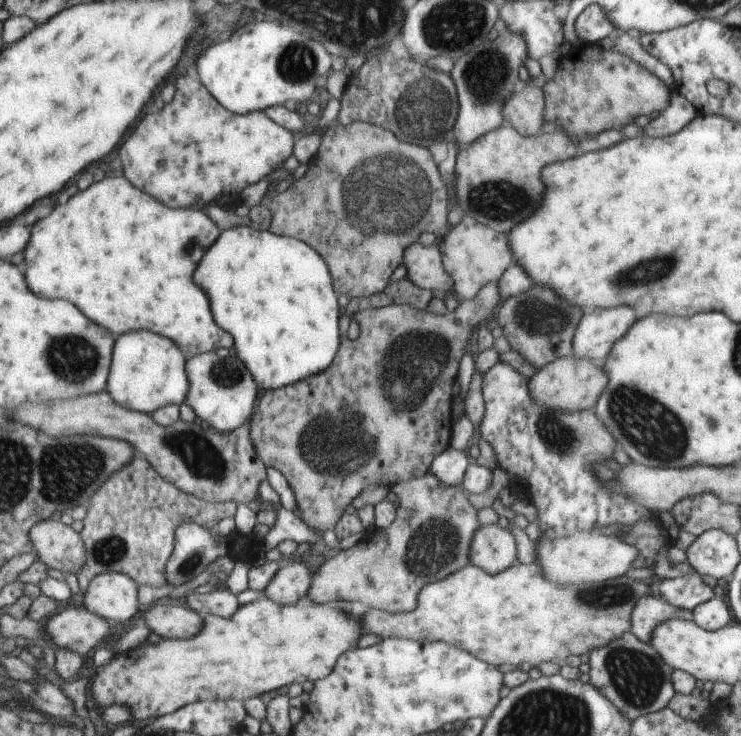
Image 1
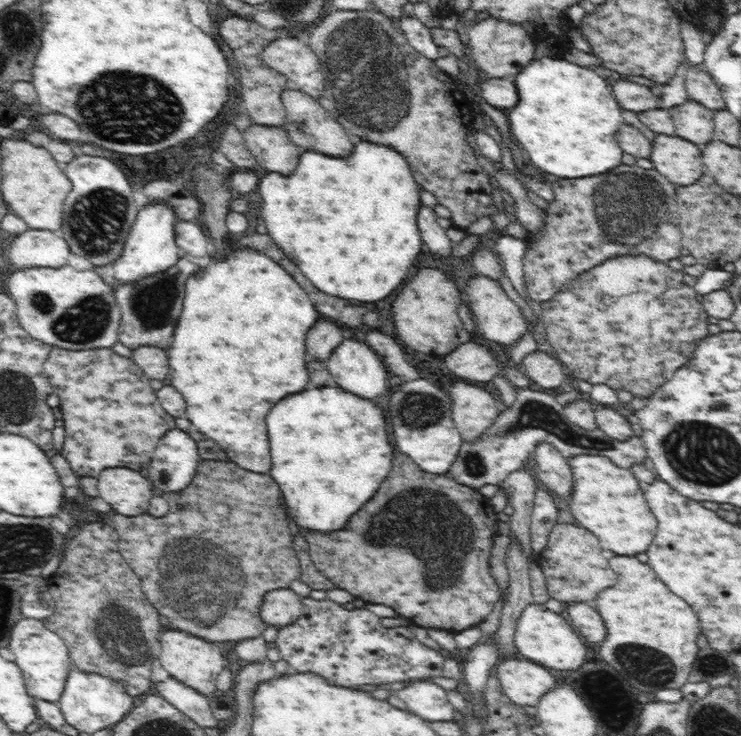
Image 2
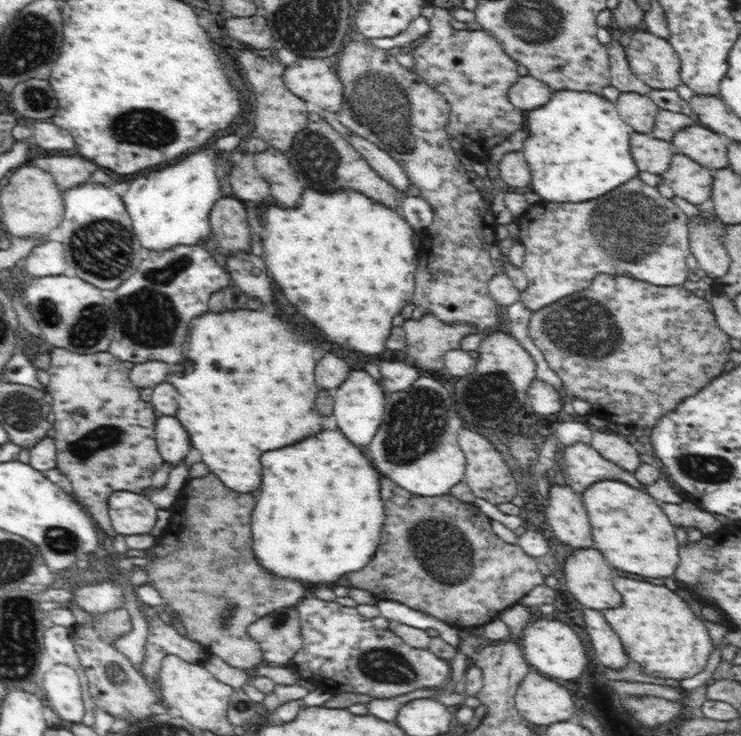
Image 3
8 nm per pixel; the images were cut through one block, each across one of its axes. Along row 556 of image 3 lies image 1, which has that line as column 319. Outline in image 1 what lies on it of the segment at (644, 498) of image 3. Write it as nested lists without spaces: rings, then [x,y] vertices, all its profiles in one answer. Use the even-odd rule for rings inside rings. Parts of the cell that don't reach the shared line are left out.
[[[260,595],[252,602],[240,605],[232,616],[203,617],[203,630],[200,629],[196,636],[188,640],[160,640],[156,644],[156,650],[154,644],[140,646],[140,664],[138,648],[134,648],[124,654],[124,666],[120,654],[114,656],[104,670],[100,666],[92,678],[92,698],[95,702],[92,706],[98,711],[105,710],[112,704],[126,706],[130,708],[134,718],[146,720],[176,712],[178,708],[182,708],[182,704],[186,706],[196,702],[198,690],[200,700],[218,698],[221,701],[236,699],[244,702],[288,684],[302,685],[308,680],[315,683],[318,679],[326,678],[332,672],[338,657],[356,648],[356,643],[362,636],[359,619],[351,618],[351,615],[346,617],[328,604],[312,604],[308,597],[302,597],[295,604],[279,605],[266,595]]]

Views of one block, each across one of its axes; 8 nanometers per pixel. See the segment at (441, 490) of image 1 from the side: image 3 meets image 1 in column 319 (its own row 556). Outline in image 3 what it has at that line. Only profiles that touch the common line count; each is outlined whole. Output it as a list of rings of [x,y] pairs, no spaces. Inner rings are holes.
[[[596,547],[572,550],[564,561],[563,570],[568,595],[576,599],[580,604],[584,604],[586,608],[605,611],[611,608],[618,608],[622,604],[622,596],[616,592],[616,588],[612,584],[612,580],[616,576],[620,576],[620,572],[606,564],[604,556],[596,550]]]

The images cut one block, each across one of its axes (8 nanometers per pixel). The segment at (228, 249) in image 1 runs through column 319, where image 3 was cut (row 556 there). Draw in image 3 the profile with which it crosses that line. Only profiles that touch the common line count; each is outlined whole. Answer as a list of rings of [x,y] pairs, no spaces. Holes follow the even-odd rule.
[[[322,429],[320,432],[316,432],[314,436],[308,436],[308,438],[300,440],[298,444],[292,444],[292,446],[286,446],[286,448],[282,448],[282,450],[274,450],[274,452],[264,452],[262,464],[264,464],[264,466],[261,466],[261,485],[260,488],[254,492],[256,504],[251,513],[250,523],[251,549],[260,566],[264,566],[265,570],[268,570],[271,574],[275,574],[275,576],[281,576],[281,578],[287,578],[294,582],[301,582],[302,584],[306,584],[306,586],[312,586],[313,589],[319,588],[318,586],[336,587],[344,580],[344,578],[340,578],[340,576],[347,575],[348,572],[356,572],[367,566],[370,559],[380,548],[380,528],[383,527],[385,521],[385,511],[380,494],[379,480],[381,479],[381,475],[372,466],[364,450],[354,446],[340,429]]]

